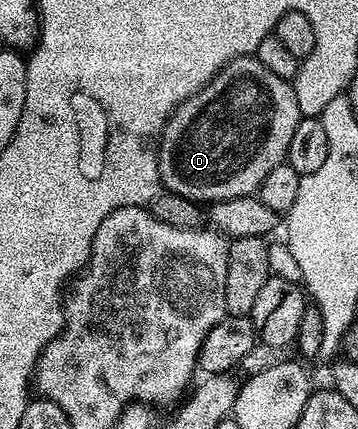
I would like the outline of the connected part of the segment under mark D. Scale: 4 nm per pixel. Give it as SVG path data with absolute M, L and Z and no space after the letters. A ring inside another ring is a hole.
M255 55L234 58L206 87L200 88L189 100L182 102L172 111L172 117L168 119L164 131L158 137L161 185L169 192L185 196L197 202L211 202L213 200L253 195L259 189L262 178L266 178L266 174L270 174L270 170L274 170L274 166L285 163L290 150L290 138L294 138L294 126L298 126L301 118L302 113L298 106L296 90L289 81L278 78L278 74L273 74L272 71L266 70L266 66L262 66L262 62L258 62Z

